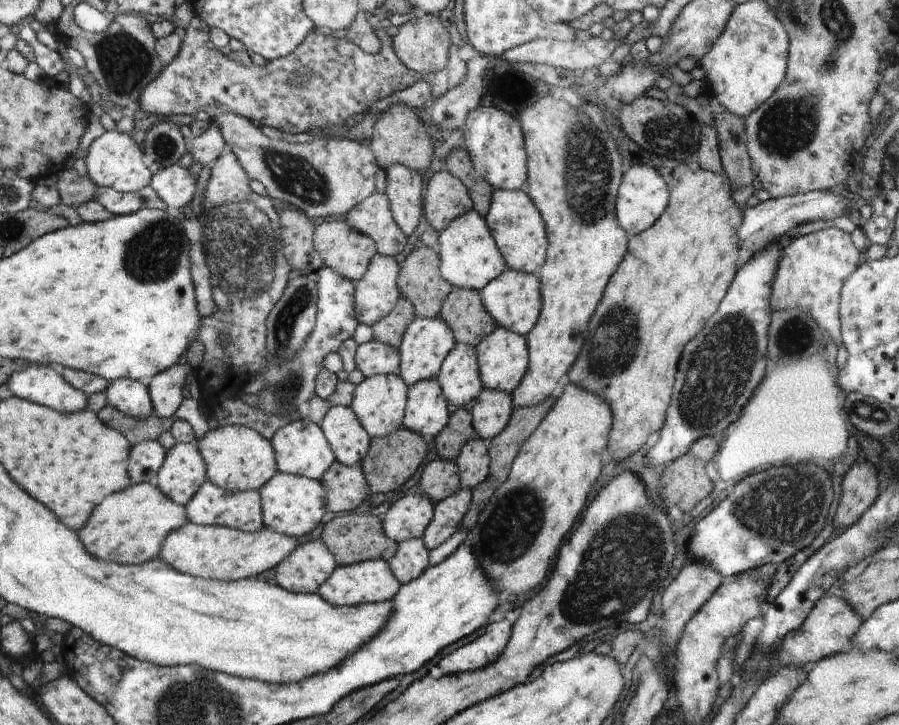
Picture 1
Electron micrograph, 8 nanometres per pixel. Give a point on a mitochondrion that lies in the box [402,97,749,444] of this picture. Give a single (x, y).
(590, 167)

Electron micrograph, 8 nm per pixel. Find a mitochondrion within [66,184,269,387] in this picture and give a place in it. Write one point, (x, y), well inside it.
(155, 252)

